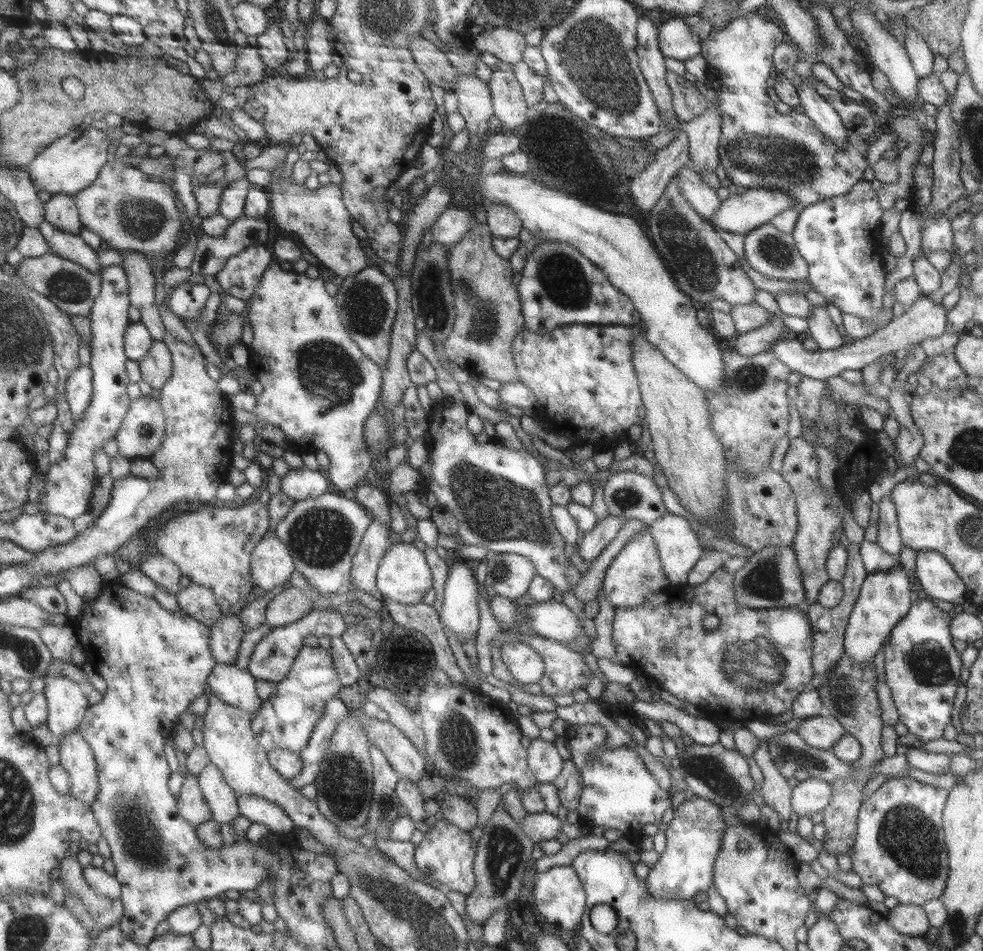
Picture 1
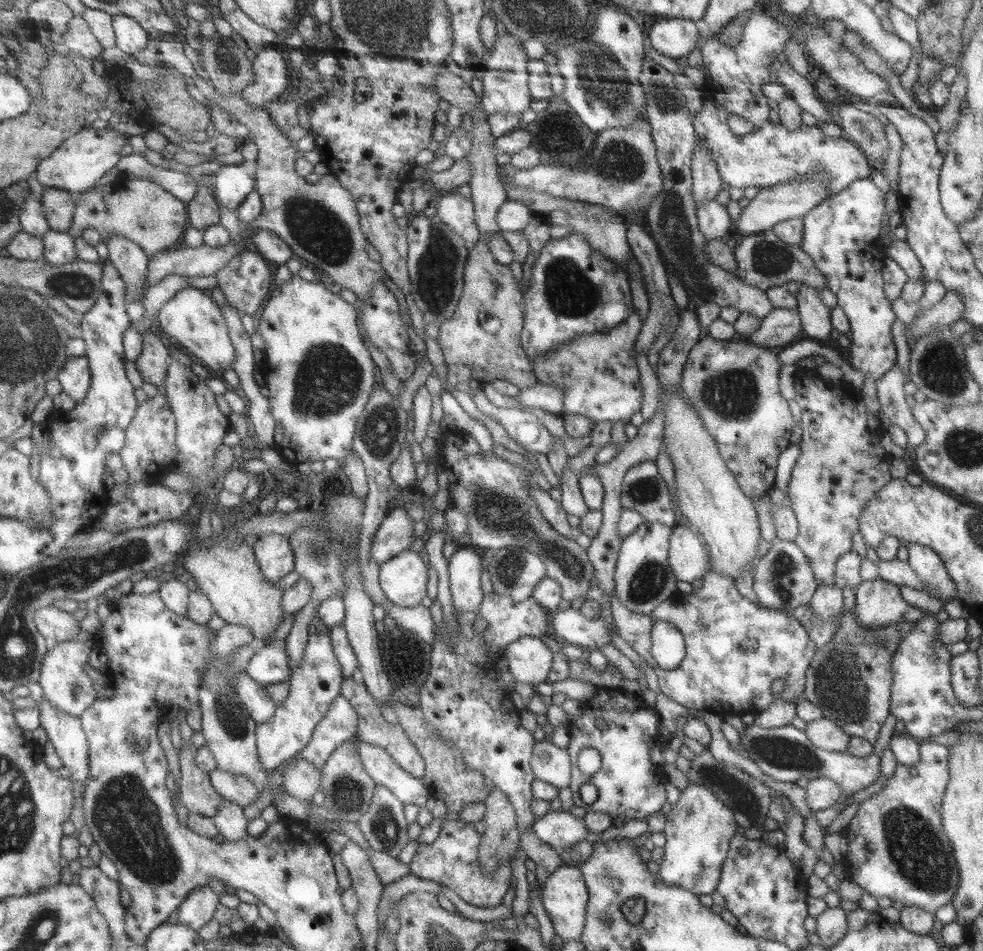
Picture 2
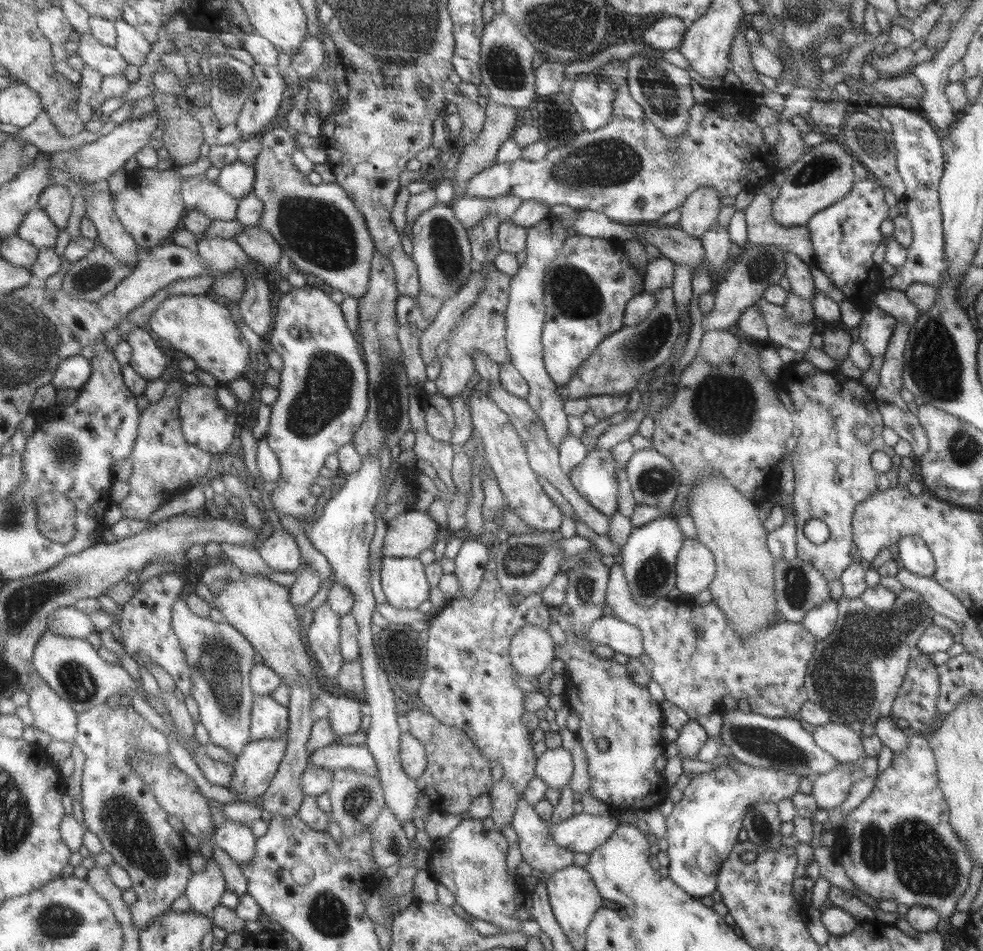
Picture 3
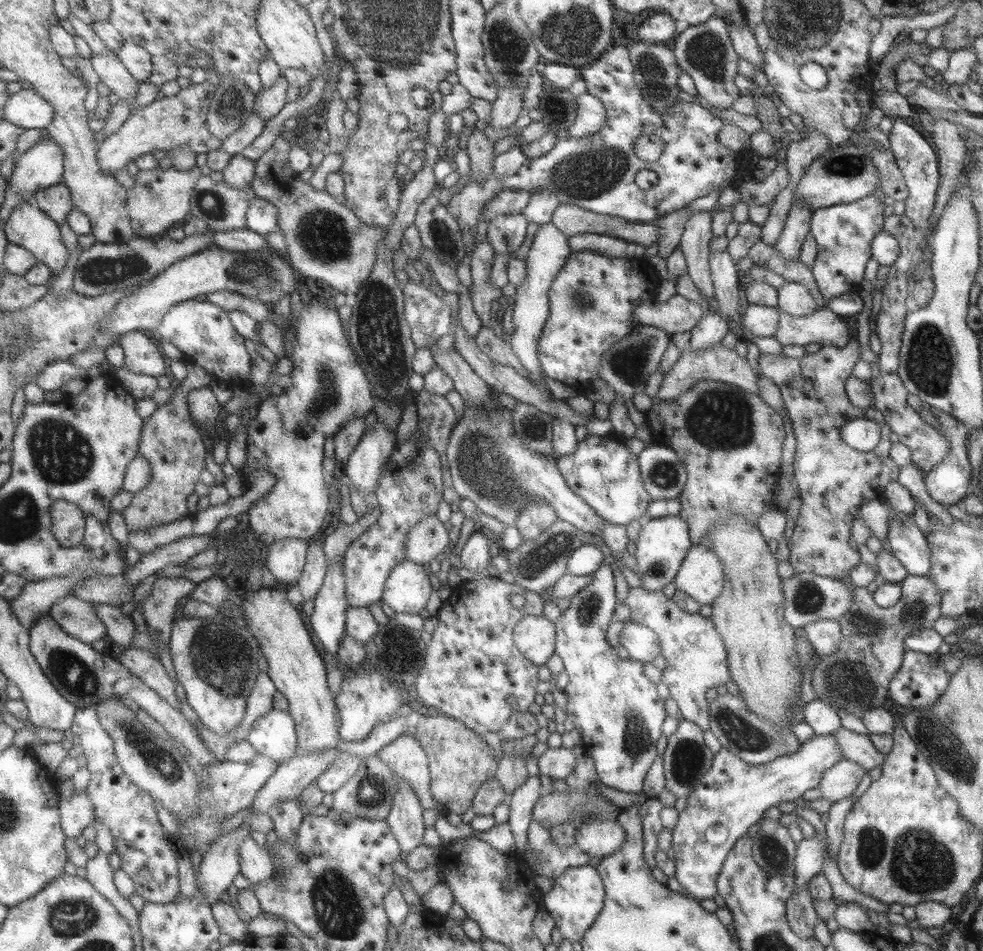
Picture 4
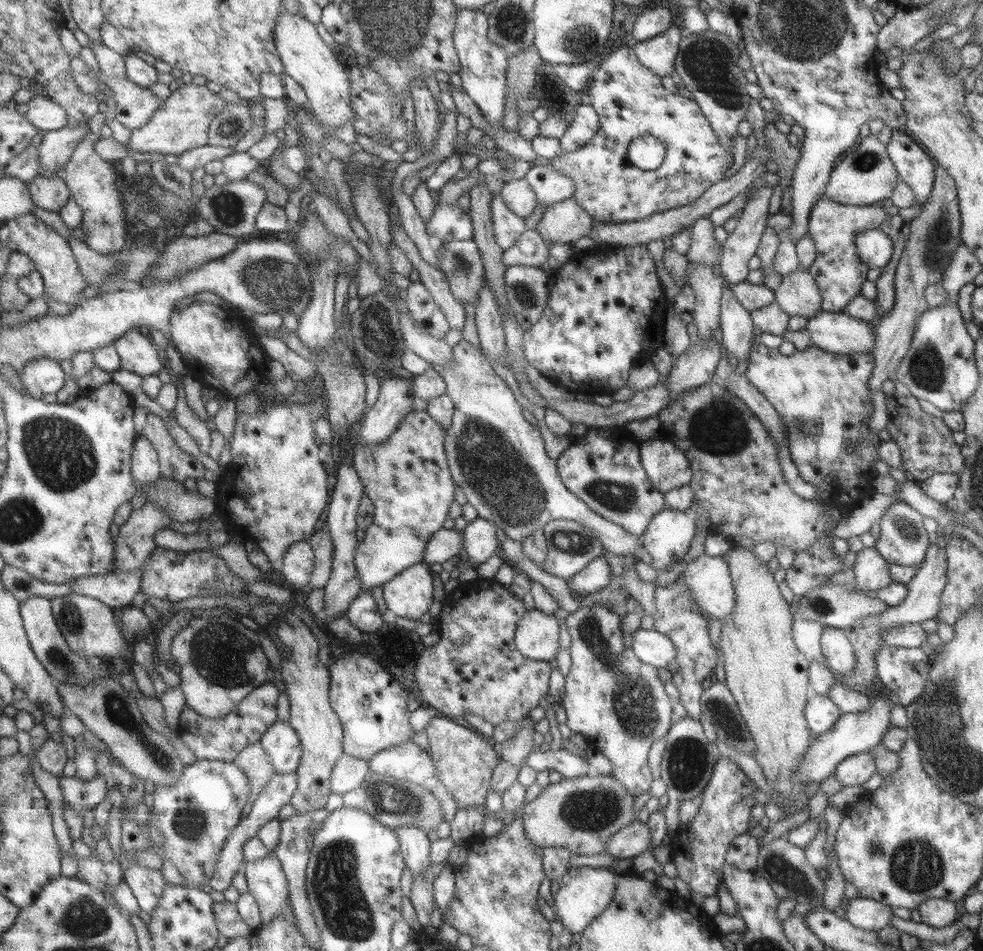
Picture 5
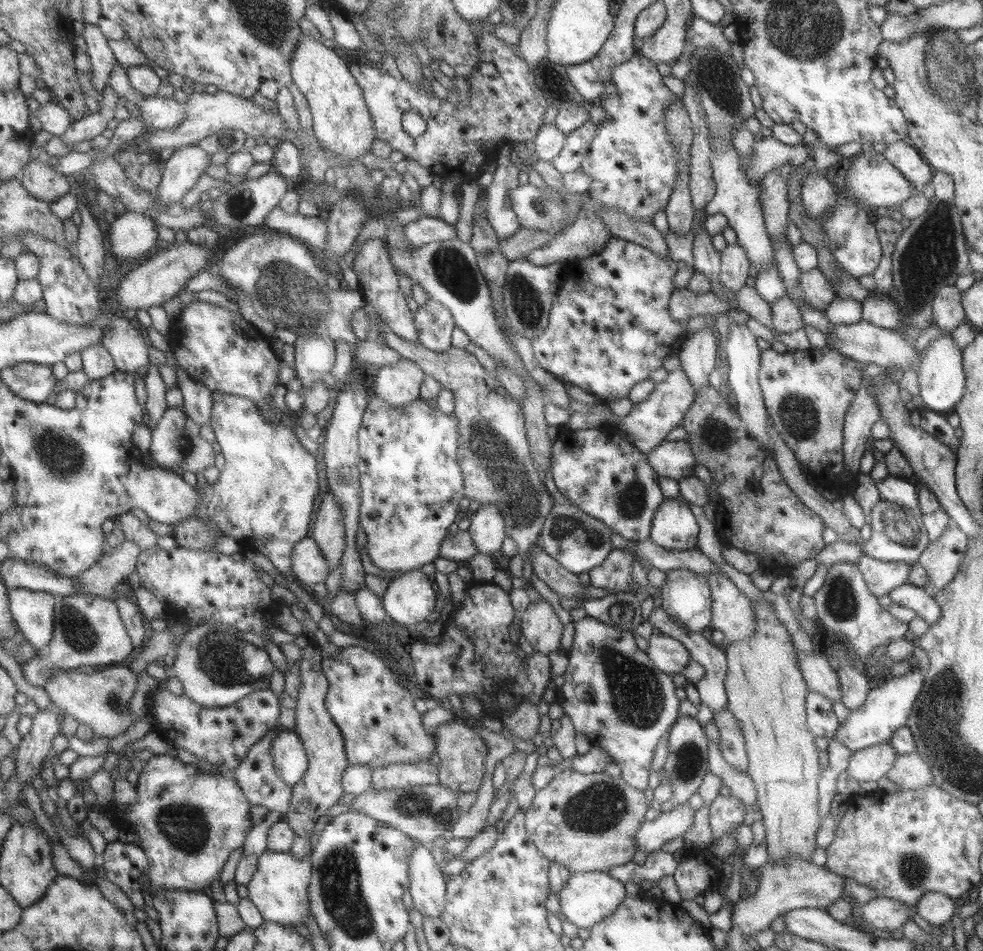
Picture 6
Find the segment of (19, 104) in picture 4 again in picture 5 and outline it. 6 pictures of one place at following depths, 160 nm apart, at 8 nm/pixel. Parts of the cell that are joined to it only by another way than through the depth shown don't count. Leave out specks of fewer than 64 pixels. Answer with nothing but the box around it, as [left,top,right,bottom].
[27,96,67,131]

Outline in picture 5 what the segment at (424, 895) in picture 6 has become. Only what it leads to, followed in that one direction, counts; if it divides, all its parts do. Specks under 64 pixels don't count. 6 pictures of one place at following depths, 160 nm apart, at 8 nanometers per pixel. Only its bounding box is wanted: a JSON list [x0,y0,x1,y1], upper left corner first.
[397,824,430,876]

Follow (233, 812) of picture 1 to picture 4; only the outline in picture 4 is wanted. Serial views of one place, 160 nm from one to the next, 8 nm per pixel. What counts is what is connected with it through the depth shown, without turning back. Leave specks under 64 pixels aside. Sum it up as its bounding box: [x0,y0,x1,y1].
[241,836,275,887]

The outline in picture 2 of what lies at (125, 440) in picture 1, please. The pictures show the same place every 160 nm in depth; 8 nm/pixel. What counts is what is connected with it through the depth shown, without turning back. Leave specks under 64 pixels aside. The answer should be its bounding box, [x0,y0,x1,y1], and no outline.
[120,394,180,484]

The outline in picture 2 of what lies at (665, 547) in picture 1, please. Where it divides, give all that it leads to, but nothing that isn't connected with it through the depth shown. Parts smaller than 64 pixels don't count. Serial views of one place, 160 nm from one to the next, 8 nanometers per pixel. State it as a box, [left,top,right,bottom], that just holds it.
[668,525,710,585]

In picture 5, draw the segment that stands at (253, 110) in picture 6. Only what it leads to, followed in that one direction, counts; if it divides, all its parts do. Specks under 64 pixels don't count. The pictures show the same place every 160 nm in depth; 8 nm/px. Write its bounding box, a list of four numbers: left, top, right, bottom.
[127,84,227,158]

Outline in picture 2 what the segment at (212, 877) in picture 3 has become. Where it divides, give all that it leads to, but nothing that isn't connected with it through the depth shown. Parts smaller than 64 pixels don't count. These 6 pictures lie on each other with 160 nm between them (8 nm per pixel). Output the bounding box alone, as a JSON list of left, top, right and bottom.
[178,885,221,930]

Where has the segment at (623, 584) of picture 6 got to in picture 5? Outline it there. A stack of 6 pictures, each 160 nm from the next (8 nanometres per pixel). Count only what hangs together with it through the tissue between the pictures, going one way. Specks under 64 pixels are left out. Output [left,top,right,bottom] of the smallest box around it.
[567,555,611,595]

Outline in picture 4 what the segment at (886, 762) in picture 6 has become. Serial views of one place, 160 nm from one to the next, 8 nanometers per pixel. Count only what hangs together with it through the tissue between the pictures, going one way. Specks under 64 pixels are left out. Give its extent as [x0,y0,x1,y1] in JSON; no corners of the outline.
[818,759,866,803]

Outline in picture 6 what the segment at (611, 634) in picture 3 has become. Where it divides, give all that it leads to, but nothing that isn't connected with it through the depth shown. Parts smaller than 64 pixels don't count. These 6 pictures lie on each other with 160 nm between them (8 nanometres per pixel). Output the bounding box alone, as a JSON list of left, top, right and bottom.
[647,634,689,675]

